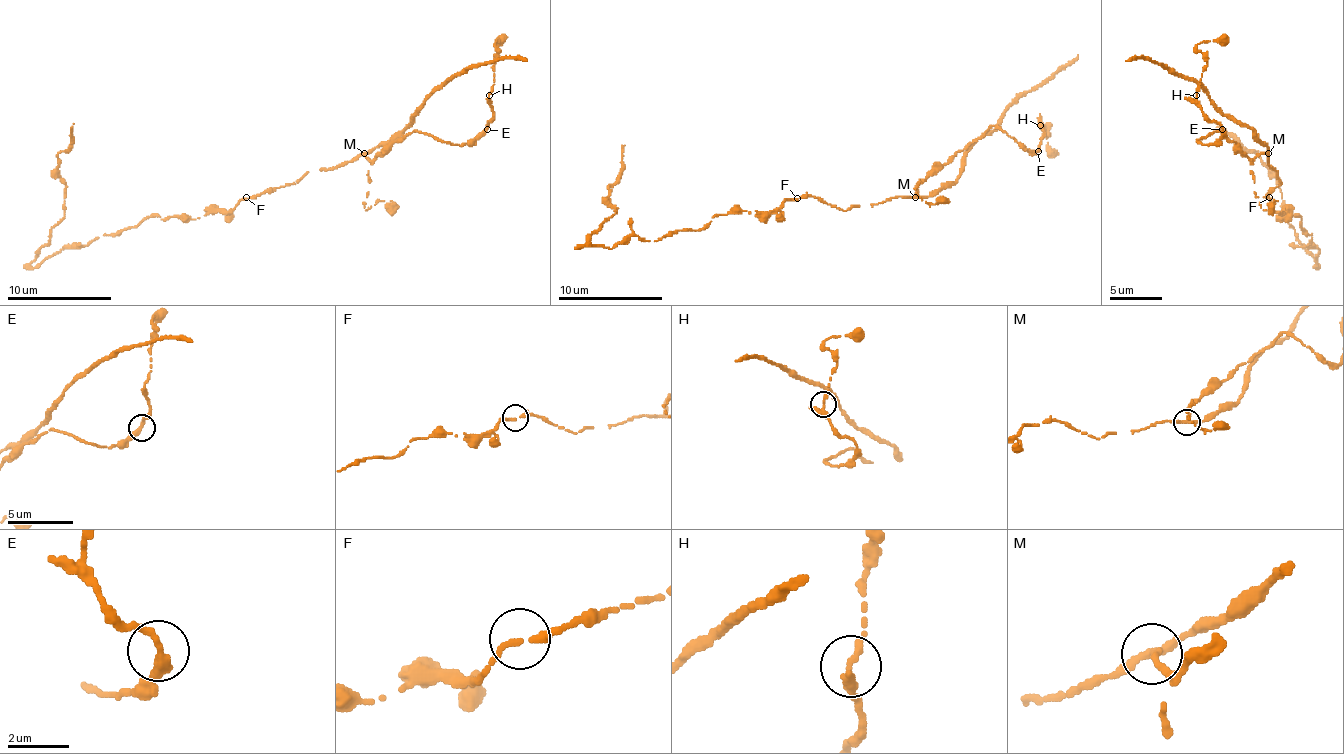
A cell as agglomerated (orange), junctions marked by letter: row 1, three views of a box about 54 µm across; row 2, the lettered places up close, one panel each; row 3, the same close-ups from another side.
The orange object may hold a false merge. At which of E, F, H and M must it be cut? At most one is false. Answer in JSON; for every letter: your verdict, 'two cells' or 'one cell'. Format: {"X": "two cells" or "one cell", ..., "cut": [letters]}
{"E": "one cell", "F": "one cell", "H": "one cell", "M": "two cells", "cut": ["M"]}

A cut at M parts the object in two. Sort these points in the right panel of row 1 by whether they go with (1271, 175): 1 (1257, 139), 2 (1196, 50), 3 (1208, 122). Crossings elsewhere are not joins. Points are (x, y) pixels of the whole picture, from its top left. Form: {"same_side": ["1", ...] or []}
{"same_side": ["2", "3"]}

